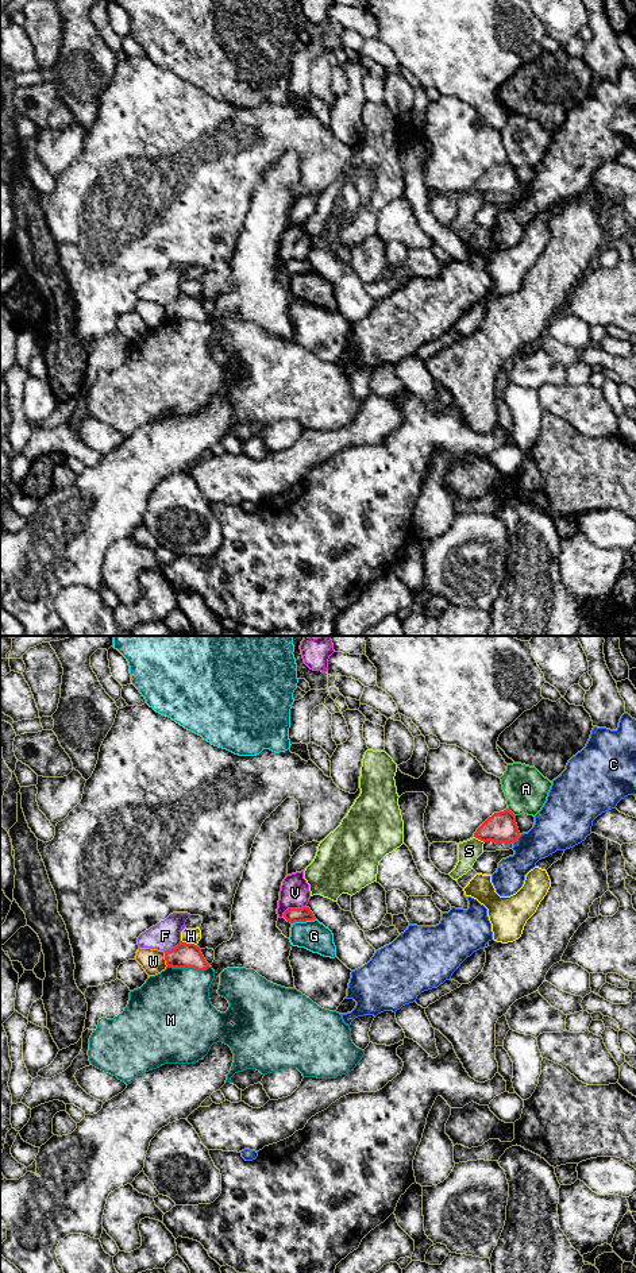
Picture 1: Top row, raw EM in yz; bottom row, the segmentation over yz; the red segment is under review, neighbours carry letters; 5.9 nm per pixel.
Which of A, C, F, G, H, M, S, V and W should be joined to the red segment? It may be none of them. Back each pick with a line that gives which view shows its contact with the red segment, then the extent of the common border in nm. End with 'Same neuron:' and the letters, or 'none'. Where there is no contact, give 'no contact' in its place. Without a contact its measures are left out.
Same neuron: none

